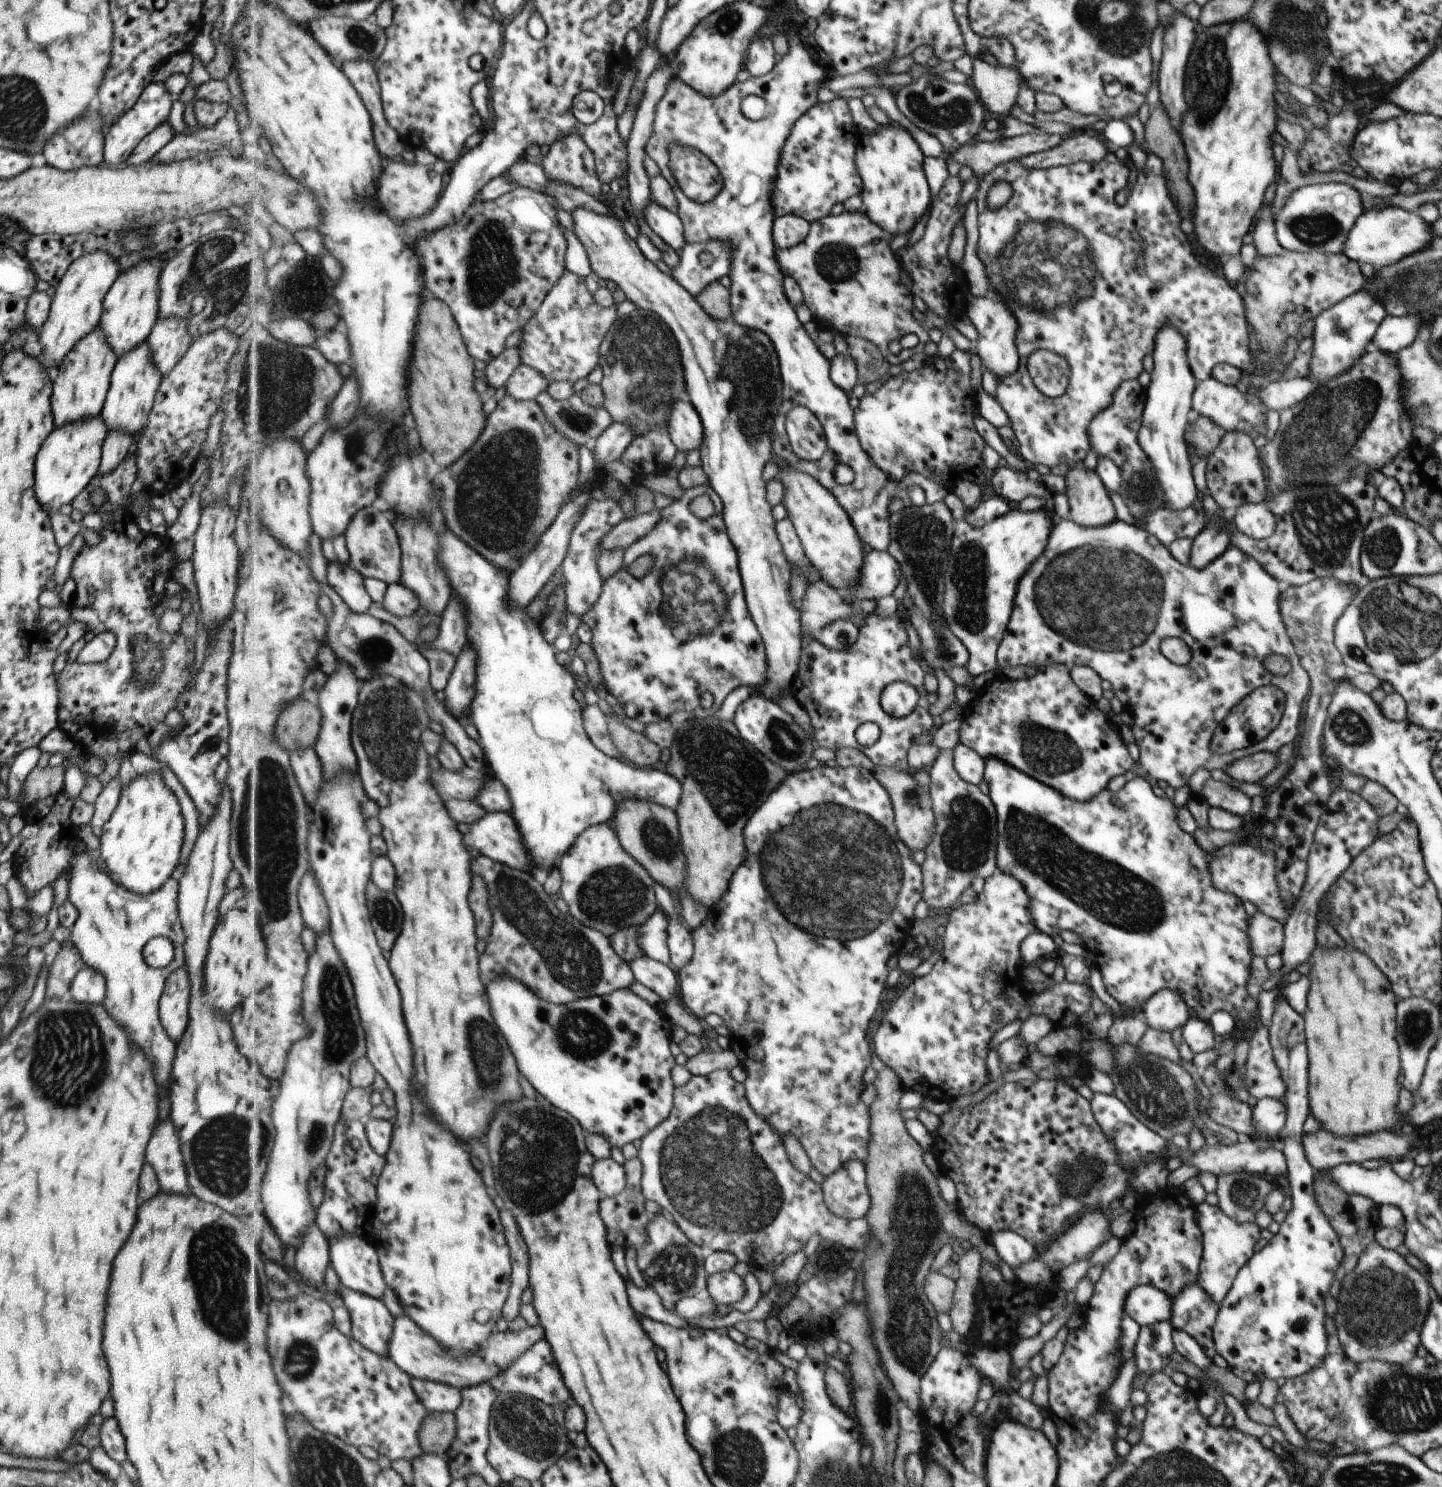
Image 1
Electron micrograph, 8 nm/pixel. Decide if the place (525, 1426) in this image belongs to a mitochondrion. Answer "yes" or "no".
yes

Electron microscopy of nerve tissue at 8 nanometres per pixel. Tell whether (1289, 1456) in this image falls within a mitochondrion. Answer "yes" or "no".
no

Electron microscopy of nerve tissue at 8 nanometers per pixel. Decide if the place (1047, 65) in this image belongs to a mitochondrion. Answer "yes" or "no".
no

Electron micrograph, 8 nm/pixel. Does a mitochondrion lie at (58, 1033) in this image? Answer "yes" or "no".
yes

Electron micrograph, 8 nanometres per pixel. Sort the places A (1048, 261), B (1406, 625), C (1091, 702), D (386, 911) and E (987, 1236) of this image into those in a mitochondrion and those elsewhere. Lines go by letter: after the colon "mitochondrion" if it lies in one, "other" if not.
A: mitochondrion
B: mitochondrion
C: other
D: mitochondrion
E: other

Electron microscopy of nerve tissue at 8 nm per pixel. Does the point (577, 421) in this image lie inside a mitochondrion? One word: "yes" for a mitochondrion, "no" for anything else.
yes

